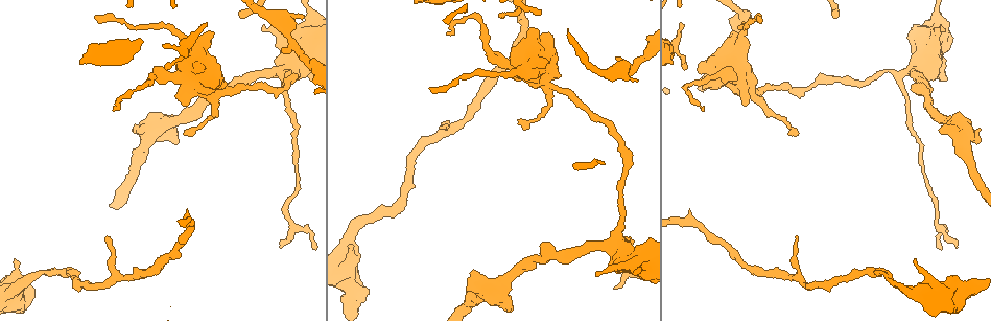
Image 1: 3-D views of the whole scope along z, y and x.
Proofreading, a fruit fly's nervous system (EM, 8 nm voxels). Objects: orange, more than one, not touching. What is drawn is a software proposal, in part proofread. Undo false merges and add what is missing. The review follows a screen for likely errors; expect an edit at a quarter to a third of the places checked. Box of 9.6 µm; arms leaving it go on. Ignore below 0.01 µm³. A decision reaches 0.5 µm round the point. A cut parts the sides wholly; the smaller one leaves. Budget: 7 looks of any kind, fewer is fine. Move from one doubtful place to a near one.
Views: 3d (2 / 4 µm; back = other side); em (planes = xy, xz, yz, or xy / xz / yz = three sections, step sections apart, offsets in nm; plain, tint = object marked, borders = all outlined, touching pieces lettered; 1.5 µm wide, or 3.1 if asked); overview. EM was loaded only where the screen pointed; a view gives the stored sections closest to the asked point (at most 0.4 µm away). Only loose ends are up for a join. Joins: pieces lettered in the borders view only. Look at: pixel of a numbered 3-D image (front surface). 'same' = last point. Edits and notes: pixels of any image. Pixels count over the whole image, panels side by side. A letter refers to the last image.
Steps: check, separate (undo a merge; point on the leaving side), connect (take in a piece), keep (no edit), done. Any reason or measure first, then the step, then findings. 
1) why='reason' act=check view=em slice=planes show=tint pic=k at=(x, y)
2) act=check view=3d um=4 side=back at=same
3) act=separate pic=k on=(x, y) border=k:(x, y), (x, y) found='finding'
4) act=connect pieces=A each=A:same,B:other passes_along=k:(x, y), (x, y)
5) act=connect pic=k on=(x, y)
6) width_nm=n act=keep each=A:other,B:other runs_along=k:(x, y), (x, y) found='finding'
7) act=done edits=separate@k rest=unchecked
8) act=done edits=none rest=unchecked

act=check view=3d um=4 pic=1 at=(617, 241)

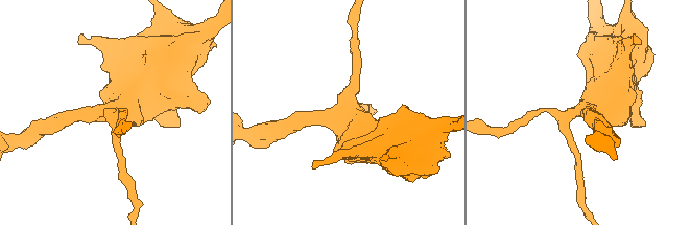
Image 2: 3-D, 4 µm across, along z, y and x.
act=check view=em slice=planes show=plain pic=2 at=(584, 108)

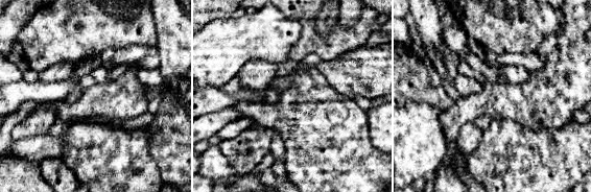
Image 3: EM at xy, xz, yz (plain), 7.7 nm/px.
why='what lies round it' act=check view=em slice=planes show=borders at=same

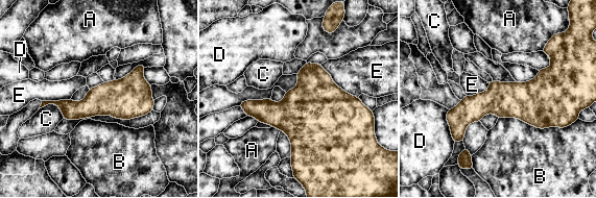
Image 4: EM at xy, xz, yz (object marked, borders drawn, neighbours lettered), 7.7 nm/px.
act=keep each=A:other,B:other,C:other,D:other,E:other border=4:(320, 64), (335, 83), (358, 97) found='one neuron here'

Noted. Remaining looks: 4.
why='stops while still wide' act=check view=em slice=planes show=borders pic=1 at=(734, 32)

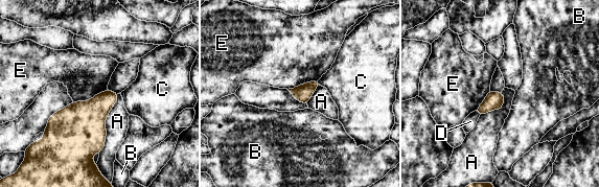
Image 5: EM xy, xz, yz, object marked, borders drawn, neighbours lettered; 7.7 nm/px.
longest_contact=A:480nm act=keep each=A:other,B:other,C:other,D:other,E:other border=5:(108, 90), (73, 102) found='none of them fits'

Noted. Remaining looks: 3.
why='abrupt turn' act=check view=em slice=planes show=borders pic=1 at=(144, 83)

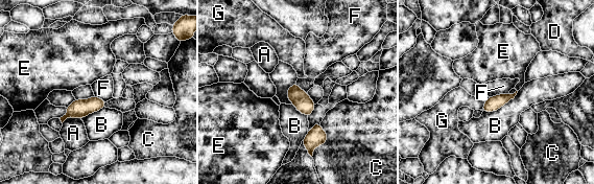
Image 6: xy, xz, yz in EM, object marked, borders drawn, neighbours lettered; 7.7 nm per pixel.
act=keep each=A:other,B:other,C:other,D:other,E:other,F:other,G:other border=6:(518, 91), (497, 110), (482, 112) found='one neuron here'

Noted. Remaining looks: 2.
act=done edits=none rest=unchecked

